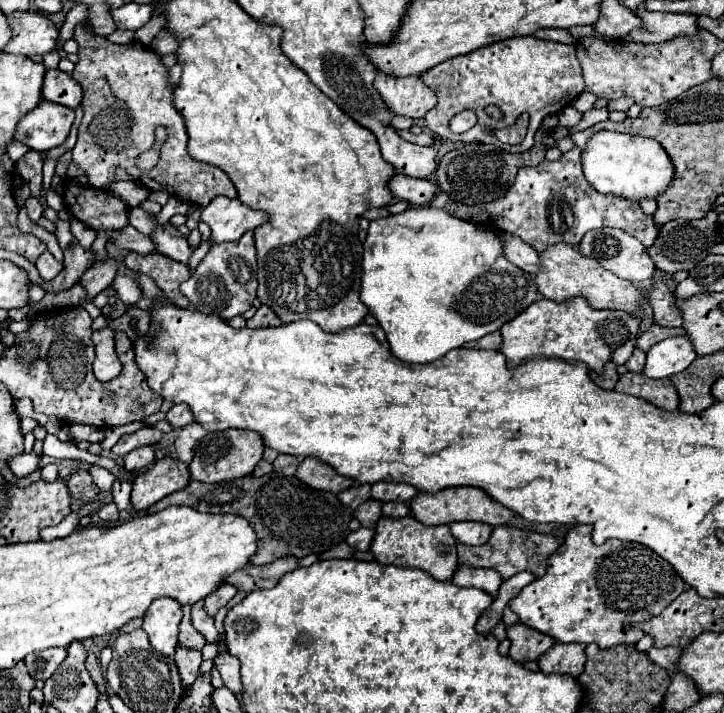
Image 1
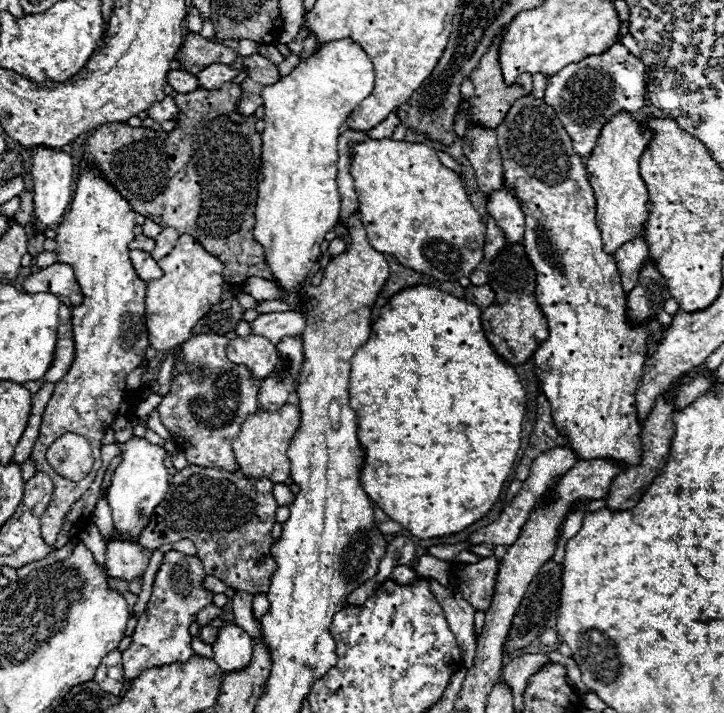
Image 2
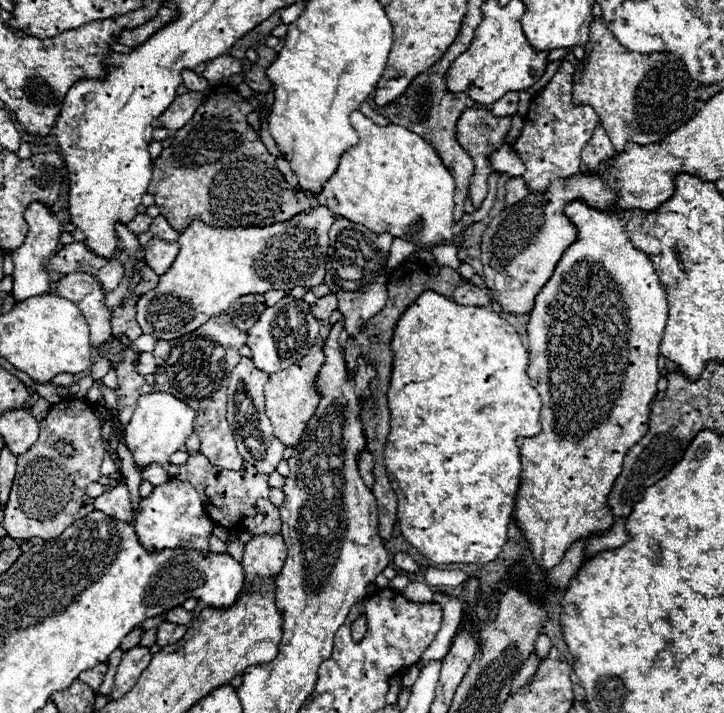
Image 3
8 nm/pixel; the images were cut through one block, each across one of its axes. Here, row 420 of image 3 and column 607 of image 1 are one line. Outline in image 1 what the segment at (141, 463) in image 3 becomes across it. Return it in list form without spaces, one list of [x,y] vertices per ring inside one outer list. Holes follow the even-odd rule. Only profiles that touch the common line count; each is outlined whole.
[[[600,130],[586,142],[582,152],[582,170],[586,180],[598,192],[624,196],[636,202],[660,196],[672,182],[672,162],[656,140],[610,130]]]

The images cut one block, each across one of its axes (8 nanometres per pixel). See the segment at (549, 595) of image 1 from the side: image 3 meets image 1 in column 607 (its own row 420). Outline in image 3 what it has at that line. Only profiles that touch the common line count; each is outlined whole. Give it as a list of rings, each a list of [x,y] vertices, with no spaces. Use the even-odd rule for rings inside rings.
[[[572,200],[564,206],[564,214],[566,218],[574,224],[578,236],[576,242],[570,244],[566,248],[566,252],[562,254],[562,260],[556,264],[556,270],[552,274],[552,278],[548,280],[548,284],[538,292],[536,300],[534,300],[534,308],[530,312],[530,322],[528,322],[528,340],[530,340],[530,364],[526,368],[530,384],[534,386],[534,390],[540,394],[542,398],[542,414],[540,414],[540,422],[542,422],[542,432],[530,438],[518,438],[518,450],[522,456],[522,482],[518,488],[518,496],[516,496],[516,522],[518,526],[524,530],[524,538],[528,542],[528,548],[532,552],[532,558],[538,566],[542,566],[544,570],[550,570],[552,566],[556,566],[564,552],[568,550],[568,546],[578,540],[588,536],[590,532],[604,532],[614,524],[614,514],[608,508],[608,494],[618,478],[618,474],[622,472],[622,462],[624,462],[624,454],[640,442],[640,438],[648,432],[648,414],[650,414],[650,402],[656,396],[656,382],[658,382],[658,346],[662,342],[662,332],[668,320],[668,300],[666,300],[666,292],[652,268],[650,258],[638,250],[628,234],[624,232],[624,224],[620,222],[620,218],[616,218],[616,214],[612,212],[602,212],[596,210],[592,206],[588,206],[584,200]]]

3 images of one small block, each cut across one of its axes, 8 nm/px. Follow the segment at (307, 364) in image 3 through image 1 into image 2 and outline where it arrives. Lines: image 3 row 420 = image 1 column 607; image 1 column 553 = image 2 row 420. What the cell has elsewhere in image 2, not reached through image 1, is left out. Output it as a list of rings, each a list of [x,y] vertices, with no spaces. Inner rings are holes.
[[[284,404],[278,412],[254,412],[250,414],[244,424],[242,430],[238,434],[238,438],[234,440],[234,456],[238,460],[238,472],[252,478],[252,480],[260,480],[260,478],[268,478],[274,484],[278,482],[286,482],[290,478],[290,460],[286,456],[290,440],[294,438],[296,430],[300,424],[300,410],[298,406],[292,404]]]

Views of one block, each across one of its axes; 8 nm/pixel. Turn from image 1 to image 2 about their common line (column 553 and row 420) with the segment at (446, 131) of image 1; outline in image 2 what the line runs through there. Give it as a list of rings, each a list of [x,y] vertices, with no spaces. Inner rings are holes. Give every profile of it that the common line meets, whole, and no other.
[[[82,162],[74,200],[68,214],[58,224],[54,238],[58,262],[72,266],[80,290],[84,292],[82,306],[72,308],[76,356],[68,374],[54,386],[54,394],[42,416],[40,436],[36,438],[30,456],[36,470],[48,474],[54,482],[52,500],[46,512],[40,516],[40,532],[48,546],[54,546],[56,536],[62,528],[62,520],[70,506],[94,482],[96,472],[102,466],[100,446],[104,432],[116,420],[118,408],[126,396],[126,376],[144,362],[146,348],[150,346],[148,328],[142,318],[146,312],[146,282],[136,276],[128,256],[128,242],[134,238],[134,232],[126,232],[126,224],[136,226],[134,218],[136,212],[128,206],[128,202],[104,178],[96,176],[94,170],[86,170]],[[66,432],[84,436],[92,446],[94,466],[82,482],[72,482],[68,478],[62,478],[60,474],[54,474],[46,460],[46,450],[50,448],[50,444]]]

